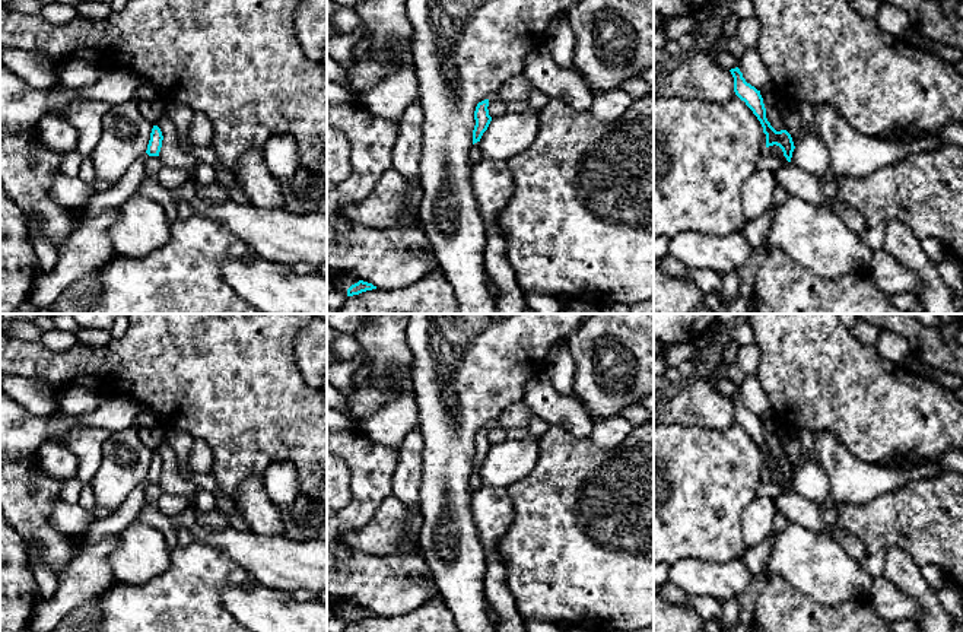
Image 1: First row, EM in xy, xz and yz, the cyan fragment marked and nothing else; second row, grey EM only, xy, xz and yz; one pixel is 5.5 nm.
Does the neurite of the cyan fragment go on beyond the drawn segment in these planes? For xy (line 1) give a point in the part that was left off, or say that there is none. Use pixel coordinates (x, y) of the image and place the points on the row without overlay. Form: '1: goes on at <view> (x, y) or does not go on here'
1: does not go on here

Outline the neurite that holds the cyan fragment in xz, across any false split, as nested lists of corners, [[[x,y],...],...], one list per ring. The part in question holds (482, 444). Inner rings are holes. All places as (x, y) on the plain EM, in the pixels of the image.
[[[489,426],[479,429],[476,433],[476,438],[474,438],[476,452],[473,457],[473,471],[480,469],[483,460],[487,457],[492,448],[487,433],[489,433]]]

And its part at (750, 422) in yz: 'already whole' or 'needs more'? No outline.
already whole

